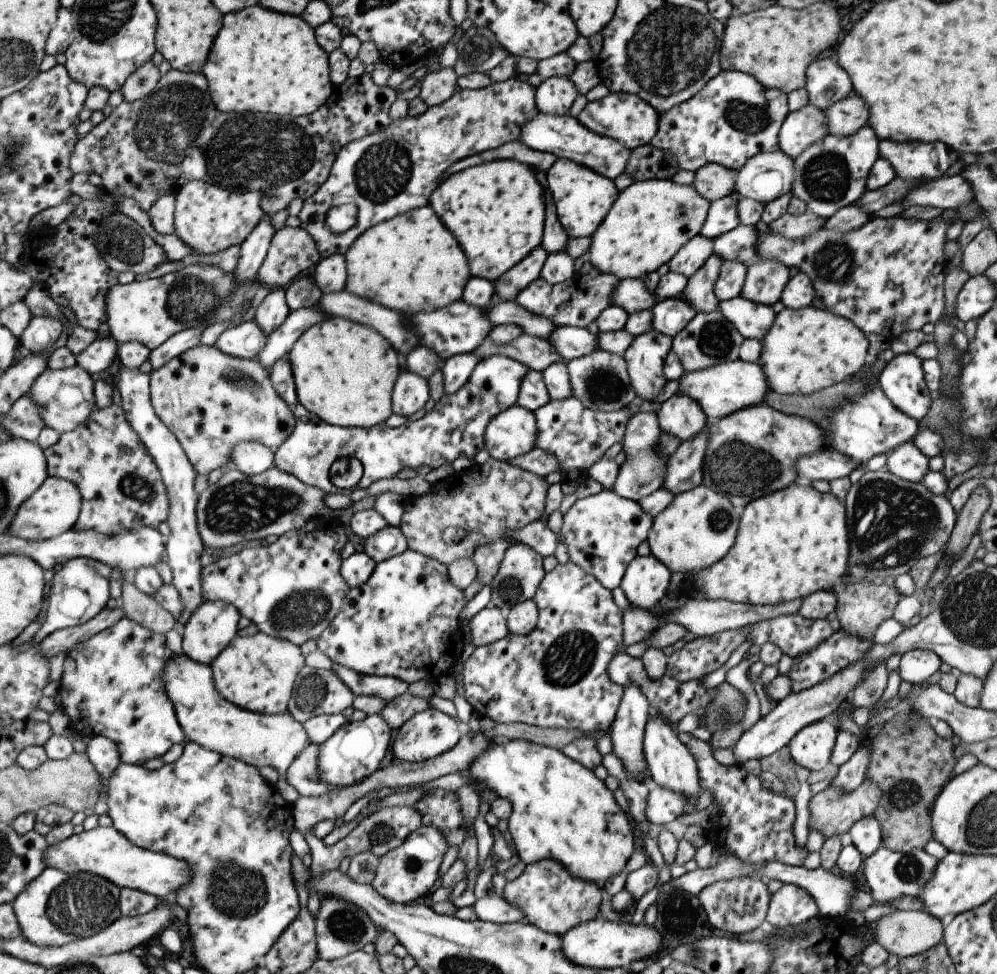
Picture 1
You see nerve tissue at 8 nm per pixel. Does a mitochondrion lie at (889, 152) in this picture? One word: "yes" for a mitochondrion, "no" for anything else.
no

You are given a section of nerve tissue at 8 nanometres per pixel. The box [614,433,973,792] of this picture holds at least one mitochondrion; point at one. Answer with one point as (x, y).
(891, 525)

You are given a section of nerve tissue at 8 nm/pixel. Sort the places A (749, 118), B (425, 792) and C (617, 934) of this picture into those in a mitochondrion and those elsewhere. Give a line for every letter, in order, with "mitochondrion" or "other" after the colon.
A: mitochondrion
B: other
C: other

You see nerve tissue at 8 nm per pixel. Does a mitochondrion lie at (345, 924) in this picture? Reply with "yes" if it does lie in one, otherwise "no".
yes

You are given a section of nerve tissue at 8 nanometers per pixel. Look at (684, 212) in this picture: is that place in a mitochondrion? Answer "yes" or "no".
yes

